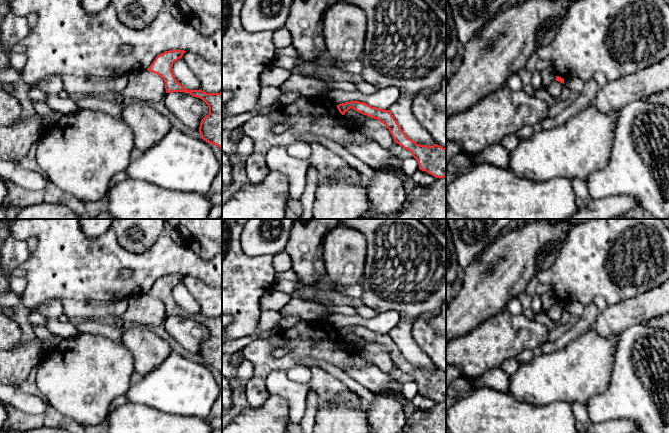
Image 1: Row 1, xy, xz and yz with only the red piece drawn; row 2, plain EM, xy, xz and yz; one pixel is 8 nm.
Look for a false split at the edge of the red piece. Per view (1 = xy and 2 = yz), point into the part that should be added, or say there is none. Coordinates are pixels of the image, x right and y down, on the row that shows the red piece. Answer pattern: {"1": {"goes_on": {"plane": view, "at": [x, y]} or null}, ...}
{"1": {"goes_on": null}, "2": {"goes_on": null}}

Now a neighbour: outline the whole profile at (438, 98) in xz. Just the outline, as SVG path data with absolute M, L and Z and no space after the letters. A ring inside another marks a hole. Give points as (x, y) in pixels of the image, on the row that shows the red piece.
M446 76L442 81L440 89L428 95L428 99L436 109L446 110Z

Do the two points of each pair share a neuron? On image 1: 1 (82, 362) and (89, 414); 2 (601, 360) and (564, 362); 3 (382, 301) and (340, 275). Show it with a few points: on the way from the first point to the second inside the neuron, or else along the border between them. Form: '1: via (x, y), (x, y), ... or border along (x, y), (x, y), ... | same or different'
1: via (82, 375), (82, 401) | same
2: via (592, 360), (573, 361) | same
3: border along (364, 260), (364, 271), (358, 283) | different

